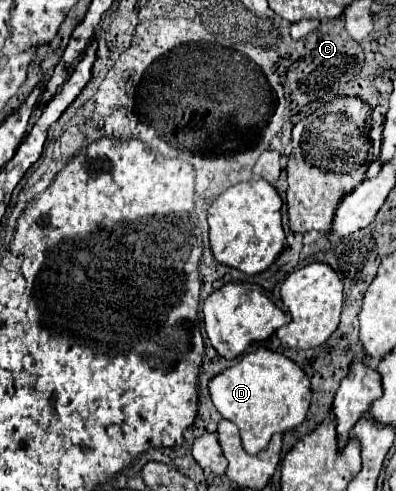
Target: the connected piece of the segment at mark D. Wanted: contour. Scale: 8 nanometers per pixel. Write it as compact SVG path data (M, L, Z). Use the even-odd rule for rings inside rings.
M267 347L255 349L237 365L215 375L209 383L209 391L217 411L239 427L243 447L251 455L267 449L275 433L285 433L301 425L307 417L313 395L305 371L289 357Z

